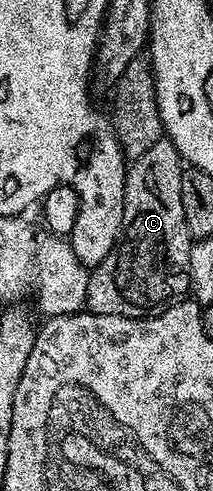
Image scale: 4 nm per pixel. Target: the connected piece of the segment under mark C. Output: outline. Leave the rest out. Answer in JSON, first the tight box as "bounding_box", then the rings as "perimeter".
{"bounding_box":[86,137,194,319],"perimeter":[[[167,137],[150,145],[142,157],[131,160],[124,177],[124,226],[120,238],[107,257],[91,268],[88,276],[86,307],[91,314],[147,319],[149,315],[159,315],[189,294],[190,253],[194,240],[188,231],[182,205],[183,172],[178,149]]]}

